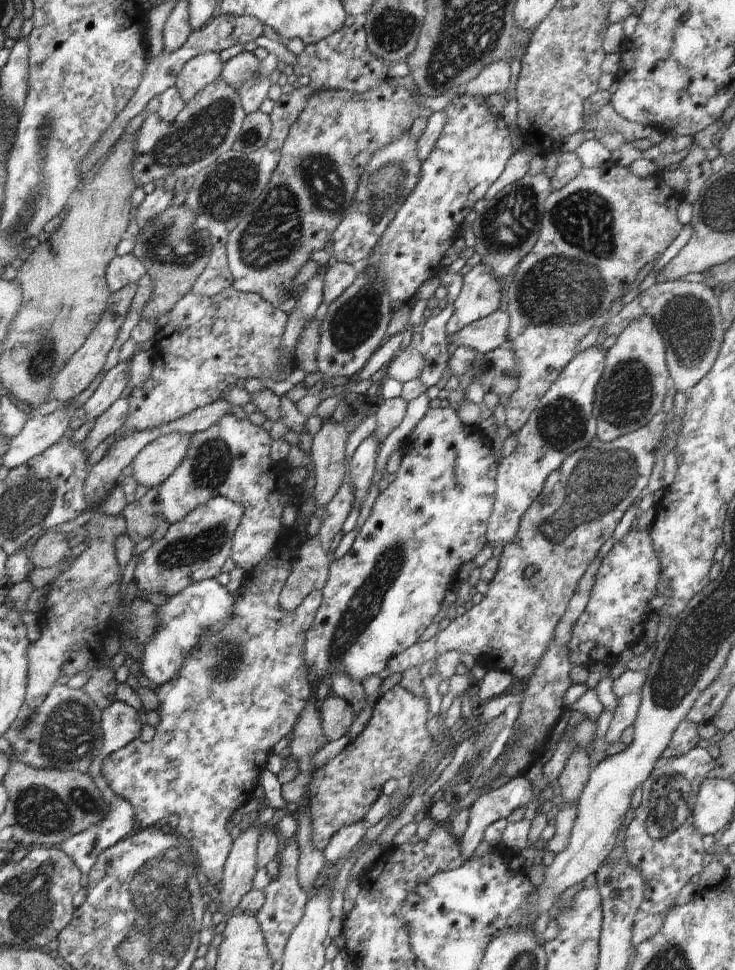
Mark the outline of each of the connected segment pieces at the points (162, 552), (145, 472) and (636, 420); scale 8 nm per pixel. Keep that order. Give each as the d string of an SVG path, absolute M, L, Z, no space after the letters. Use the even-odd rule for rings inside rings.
M222 496L198 506L183 520L170 524L166 536L138 556L134 570L135 583L142 592L173 596L190 584L216 578L231 556L234 532L244 514L244 507Z
M168 434L147 442L138 452L130 467L139 488L161 485L187 458L191 444L190 434Z
M642 314L622 330L614 346L607 351L604 371L598 380L592 404L592 414L597 425L596 439L612 442L648 425L663 410L670 378L666 342L661 330L648 314Z

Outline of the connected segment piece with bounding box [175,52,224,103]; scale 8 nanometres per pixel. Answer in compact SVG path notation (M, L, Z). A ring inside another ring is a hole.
M202 52L190 58L182 68L180 77L176 78L176 88L184 103L192 100L202 88L214 82L223 70L224 62L218 52Z

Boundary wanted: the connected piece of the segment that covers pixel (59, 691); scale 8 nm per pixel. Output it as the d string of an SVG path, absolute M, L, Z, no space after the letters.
M56 685L38 708L32 710L24 704L3 738L12 747L12 757L32 768L88 773L88 768L94 763L103 744L101 715L102 711L98 710L98 706L84 692L84 688Z

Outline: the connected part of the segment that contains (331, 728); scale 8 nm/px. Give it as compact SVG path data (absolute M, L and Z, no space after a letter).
M332 693L323 701L319 710L322 734L326 736L328 743L334 742L349 732L354 719L353 711L346 700Z

